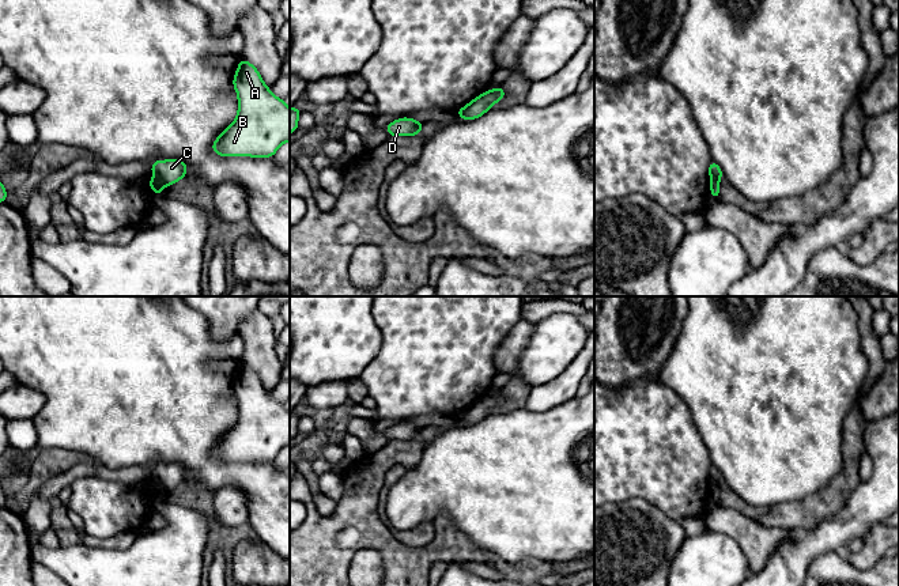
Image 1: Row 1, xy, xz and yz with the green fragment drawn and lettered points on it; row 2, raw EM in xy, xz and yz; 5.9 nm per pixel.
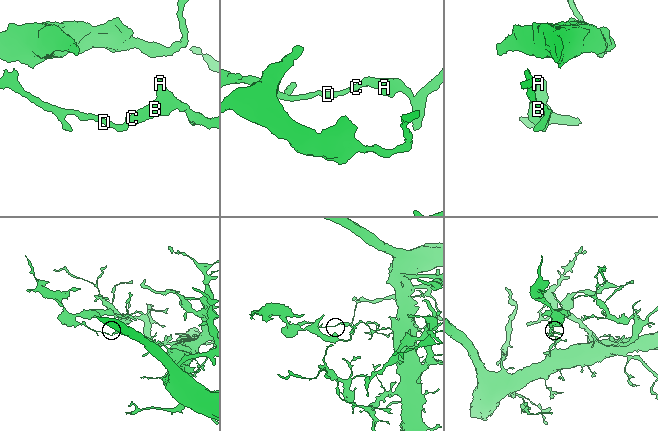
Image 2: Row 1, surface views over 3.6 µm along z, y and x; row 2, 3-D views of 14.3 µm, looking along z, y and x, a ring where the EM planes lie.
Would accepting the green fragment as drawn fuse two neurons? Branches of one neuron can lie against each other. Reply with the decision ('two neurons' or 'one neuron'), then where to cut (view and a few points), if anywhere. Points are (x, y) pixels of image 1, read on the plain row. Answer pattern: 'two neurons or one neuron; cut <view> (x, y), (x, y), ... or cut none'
two neurons; cut xy (155, 481), (165, 488)

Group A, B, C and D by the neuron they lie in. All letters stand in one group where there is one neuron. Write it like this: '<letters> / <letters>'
A B C / D

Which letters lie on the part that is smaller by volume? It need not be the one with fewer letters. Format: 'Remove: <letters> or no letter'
Remove: D

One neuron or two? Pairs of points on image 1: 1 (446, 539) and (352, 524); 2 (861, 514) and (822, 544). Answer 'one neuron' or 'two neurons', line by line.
1: one neuron
2: one neuron

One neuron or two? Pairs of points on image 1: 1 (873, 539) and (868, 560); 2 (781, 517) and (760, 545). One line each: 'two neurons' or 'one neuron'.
1: one neuron
2: two neurons

